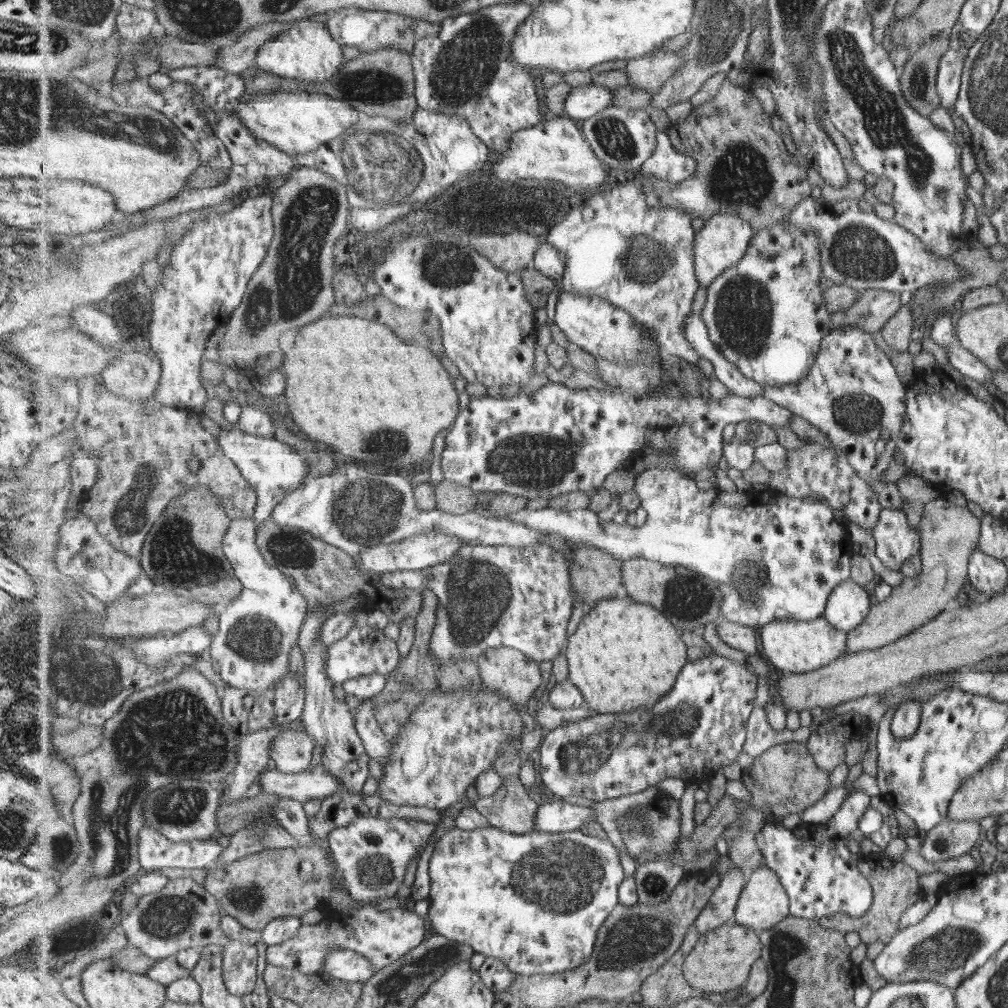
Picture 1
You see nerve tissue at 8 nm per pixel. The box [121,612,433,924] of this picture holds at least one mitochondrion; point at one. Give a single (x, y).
(181, 805)

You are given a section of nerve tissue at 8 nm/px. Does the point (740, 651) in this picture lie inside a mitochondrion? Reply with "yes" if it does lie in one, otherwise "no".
no

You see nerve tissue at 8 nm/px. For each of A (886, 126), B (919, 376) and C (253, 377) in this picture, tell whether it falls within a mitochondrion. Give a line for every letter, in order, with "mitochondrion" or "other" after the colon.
A: mitochondrion
B: other
C: other

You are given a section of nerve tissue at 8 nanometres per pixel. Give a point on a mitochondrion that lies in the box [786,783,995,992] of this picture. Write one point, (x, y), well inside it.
(940, 952)

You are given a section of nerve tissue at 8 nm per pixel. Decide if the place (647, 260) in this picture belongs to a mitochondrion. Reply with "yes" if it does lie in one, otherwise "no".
yes

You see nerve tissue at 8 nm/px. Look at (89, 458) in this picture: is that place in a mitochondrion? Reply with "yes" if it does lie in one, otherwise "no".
no

